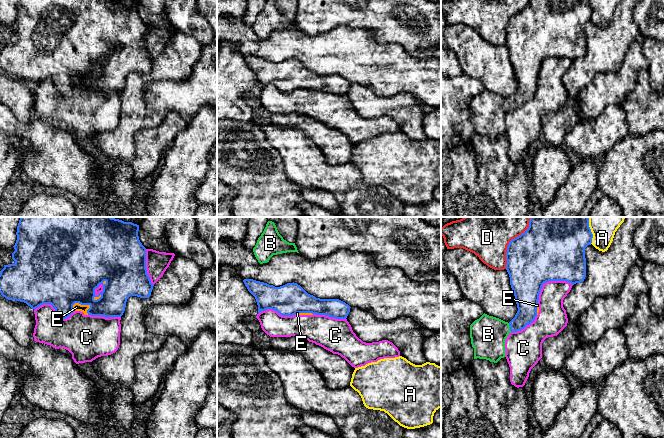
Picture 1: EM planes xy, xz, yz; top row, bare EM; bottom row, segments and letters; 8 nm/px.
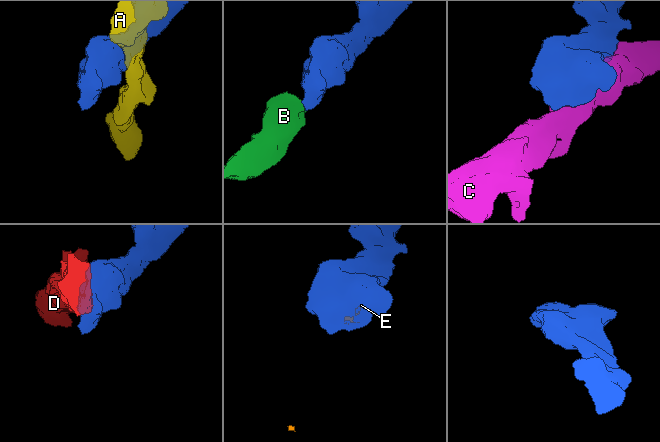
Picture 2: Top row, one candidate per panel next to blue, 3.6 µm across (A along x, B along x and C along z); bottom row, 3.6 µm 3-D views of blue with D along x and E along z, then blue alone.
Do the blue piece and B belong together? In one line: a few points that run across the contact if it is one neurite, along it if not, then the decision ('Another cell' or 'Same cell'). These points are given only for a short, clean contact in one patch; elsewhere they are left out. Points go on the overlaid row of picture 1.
Same cell

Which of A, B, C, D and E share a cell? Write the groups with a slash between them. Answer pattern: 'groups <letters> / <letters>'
groups A / B / C E / D

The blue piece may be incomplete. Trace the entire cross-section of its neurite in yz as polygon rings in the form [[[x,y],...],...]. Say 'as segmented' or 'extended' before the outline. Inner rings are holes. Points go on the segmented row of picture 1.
extended; [[[530,217],[528,229],[512,239],[506,251],[506,270],[518,311],[509,323],[484,313],[470,325],[474,359],[486,359],[497,363],[505,357],[505,340],[509,333],[521,331],[534,322],[539,294],[544,283],[566,281],[574,285],[584,281],[585,248],[591,245],[592,238],[588,217]]]

